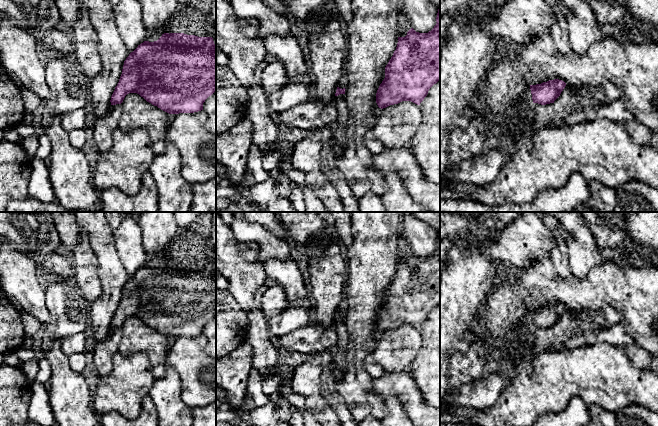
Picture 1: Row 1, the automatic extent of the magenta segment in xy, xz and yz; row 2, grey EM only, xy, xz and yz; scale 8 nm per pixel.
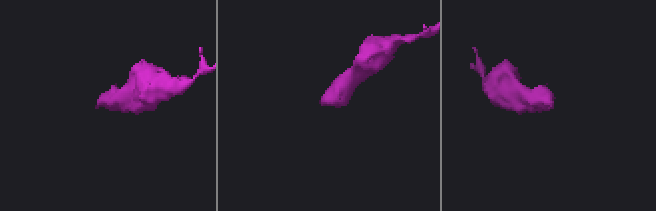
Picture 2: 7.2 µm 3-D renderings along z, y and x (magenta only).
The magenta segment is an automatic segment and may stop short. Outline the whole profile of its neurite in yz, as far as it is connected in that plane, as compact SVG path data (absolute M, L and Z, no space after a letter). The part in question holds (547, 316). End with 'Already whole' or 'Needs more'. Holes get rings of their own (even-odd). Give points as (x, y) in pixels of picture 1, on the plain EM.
M559 303L549 304L541 308L530 309L533 327L541 329L554 327L565 310L566 307Z. Already whole

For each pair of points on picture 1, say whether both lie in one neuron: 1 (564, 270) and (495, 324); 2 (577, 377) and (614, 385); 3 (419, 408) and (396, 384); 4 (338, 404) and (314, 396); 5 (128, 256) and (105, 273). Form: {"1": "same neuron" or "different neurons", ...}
{"1": "different neurons", "2": "same neuron", "3": "same neuron", "4": "different neurons", "5": "different neurons"}

